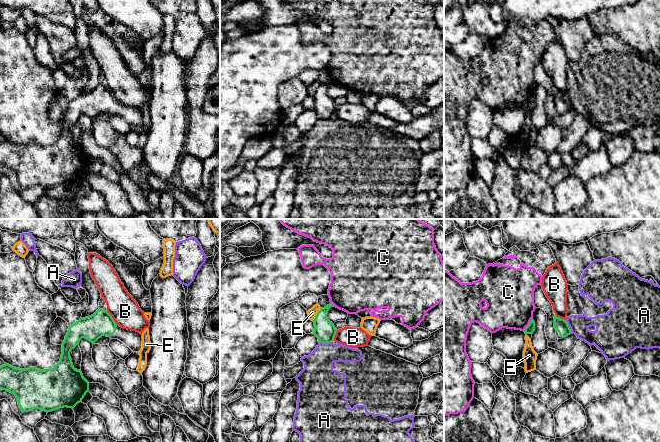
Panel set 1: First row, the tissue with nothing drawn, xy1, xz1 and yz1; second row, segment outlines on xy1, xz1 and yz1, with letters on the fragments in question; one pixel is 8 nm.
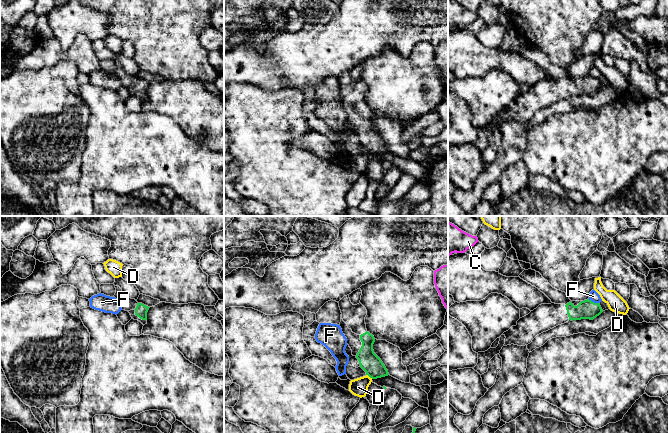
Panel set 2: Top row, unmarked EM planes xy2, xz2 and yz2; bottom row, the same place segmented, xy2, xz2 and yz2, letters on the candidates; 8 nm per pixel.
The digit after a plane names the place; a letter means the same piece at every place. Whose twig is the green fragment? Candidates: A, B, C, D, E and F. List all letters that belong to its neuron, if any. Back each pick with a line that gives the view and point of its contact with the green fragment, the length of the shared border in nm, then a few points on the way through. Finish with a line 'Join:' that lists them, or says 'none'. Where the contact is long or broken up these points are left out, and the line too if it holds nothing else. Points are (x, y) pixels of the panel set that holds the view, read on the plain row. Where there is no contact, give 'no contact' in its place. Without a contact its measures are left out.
Join: none

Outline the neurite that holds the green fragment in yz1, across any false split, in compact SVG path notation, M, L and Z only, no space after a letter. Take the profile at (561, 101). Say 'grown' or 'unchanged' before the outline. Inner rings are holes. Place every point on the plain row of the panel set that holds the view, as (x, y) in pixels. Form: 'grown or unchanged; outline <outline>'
unchanged; outline M556 91L554 92L554 104L555 106L558 107L559 111L563 114L572 110L572 107L567 97L557 93Z

